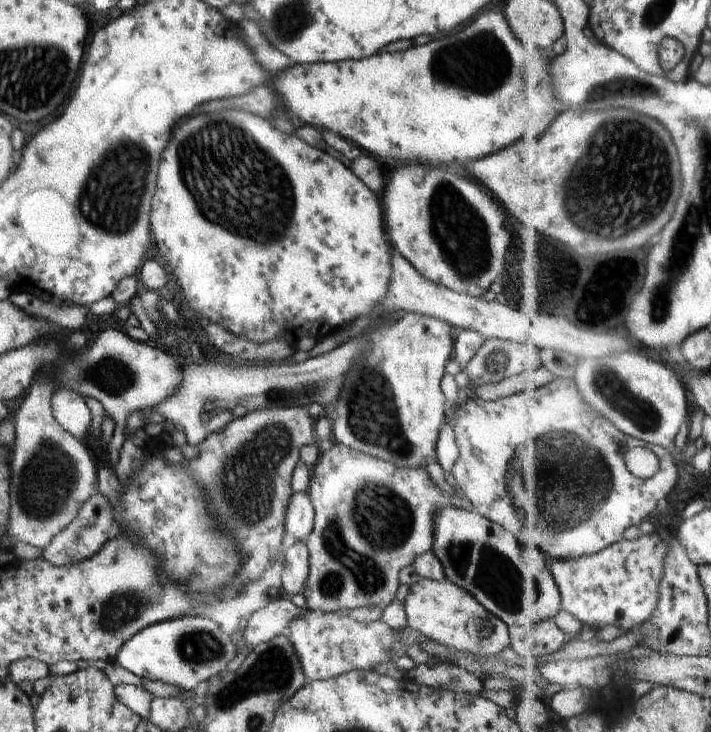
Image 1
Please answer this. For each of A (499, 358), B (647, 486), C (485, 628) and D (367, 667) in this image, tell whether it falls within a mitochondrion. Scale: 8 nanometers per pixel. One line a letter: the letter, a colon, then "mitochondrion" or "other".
A: mitochondrion
B: other
C: mitochondrion
D: other

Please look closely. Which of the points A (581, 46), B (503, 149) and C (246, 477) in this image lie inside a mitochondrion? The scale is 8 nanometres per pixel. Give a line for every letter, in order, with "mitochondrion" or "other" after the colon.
A: other
B: other
C: mitochondrion

